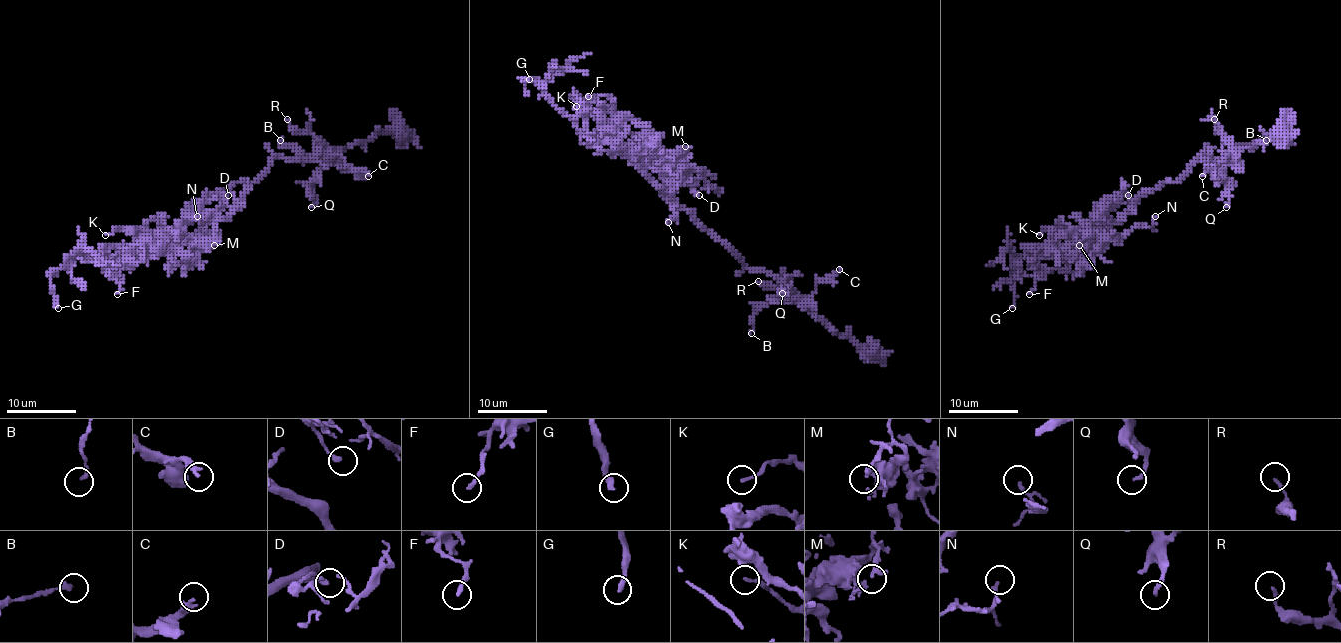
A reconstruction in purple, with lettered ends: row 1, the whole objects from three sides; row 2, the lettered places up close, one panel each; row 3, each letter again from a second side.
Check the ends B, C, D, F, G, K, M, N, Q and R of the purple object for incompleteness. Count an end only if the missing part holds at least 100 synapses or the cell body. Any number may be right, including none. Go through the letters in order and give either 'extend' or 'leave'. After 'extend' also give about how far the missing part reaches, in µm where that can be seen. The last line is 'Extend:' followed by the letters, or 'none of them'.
B: leave
C: leave
D: leave
F: leave
G: extend | 70 µm
K: leave
M: leave
N: leave
Q: leave
R: leave
Extend: G

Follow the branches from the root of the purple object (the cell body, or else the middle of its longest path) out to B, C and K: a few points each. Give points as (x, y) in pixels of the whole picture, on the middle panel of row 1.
B: (685, 210), (718, 236), (747, 267), (766, 271), (784, 285), (786, 300), (765, 302), (754, 312), (751, 333)
C: (685, 210), (747, 267), (780, 278), (799, 297), (810, 297), (822, 279), (839, 269)
K: (685, 210), (678, 209), (664, 195), (614, 141), (614, 134), (602, 122), (576, 106)

